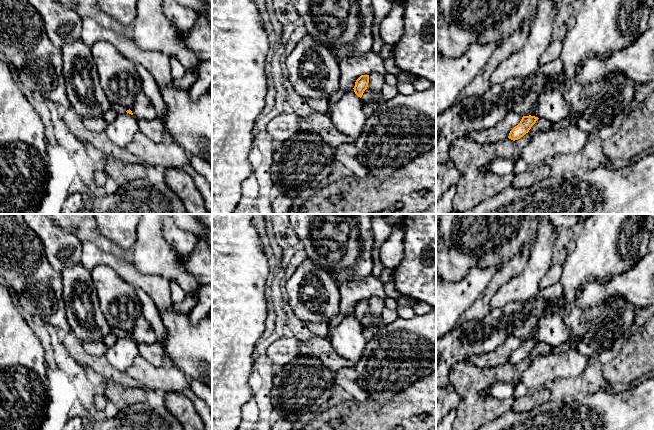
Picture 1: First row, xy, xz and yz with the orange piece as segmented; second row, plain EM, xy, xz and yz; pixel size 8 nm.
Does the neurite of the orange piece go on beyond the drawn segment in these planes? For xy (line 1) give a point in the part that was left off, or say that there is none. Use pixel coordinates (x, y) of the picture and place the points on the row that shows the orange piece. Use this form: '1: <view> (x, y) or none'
1: none

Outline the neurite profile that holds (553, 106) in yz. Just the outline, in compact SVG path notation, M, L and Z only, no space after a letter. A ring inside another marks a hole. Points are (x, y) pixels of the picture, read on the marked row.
M560 89L550 90L538 97L530 115L550 122L560 121L568 115L568 102Z

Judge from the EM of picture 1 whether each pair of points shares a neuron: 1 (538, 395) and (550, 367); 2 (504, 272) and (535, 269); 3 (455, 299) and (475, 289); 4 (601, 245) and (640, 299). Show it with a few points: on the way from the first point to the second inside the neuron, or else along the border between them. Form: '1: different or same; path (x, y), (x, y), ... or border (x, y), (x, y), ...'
1: different; border (542, 387), (532, 392)
2: different; border (531, 248), (531, 254), (525, 267), (503, 284)
3: same; path (460, 295), (463, 295), (470, 289)
4: different; border (641, 259), (629, 268), (606, 280), (598, 278)

